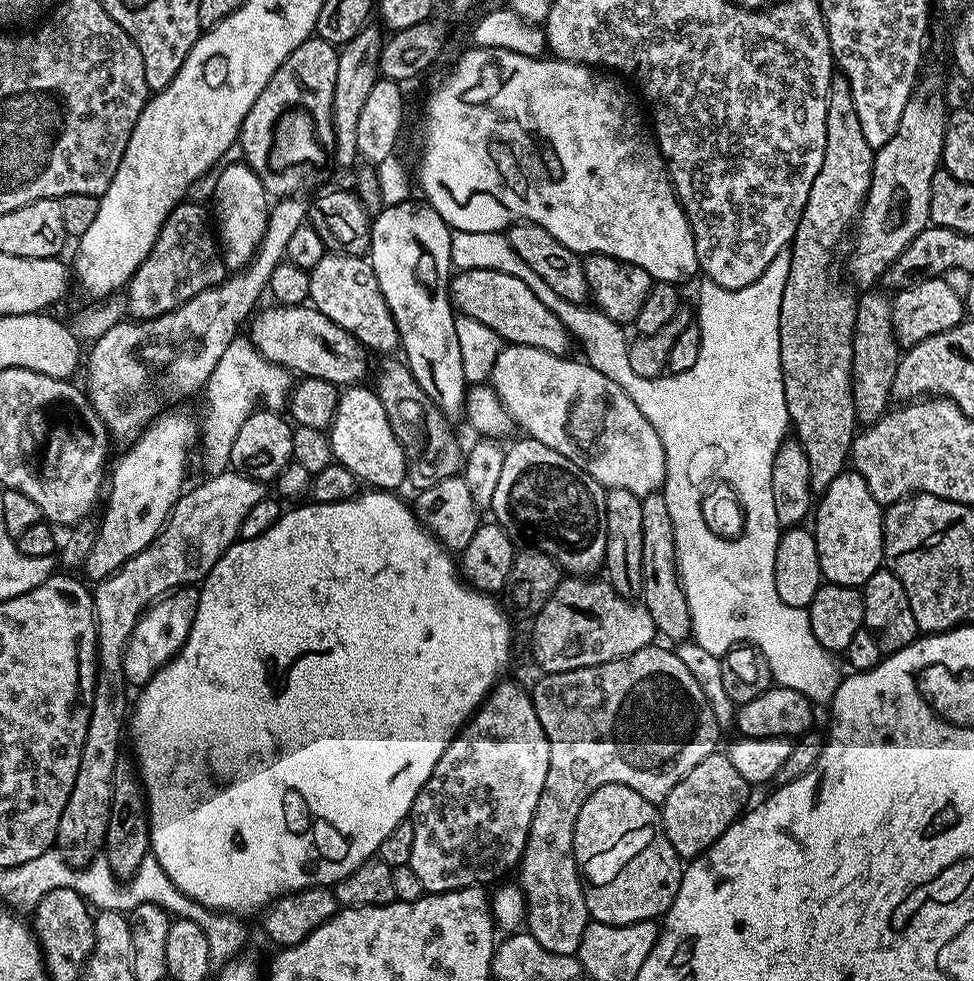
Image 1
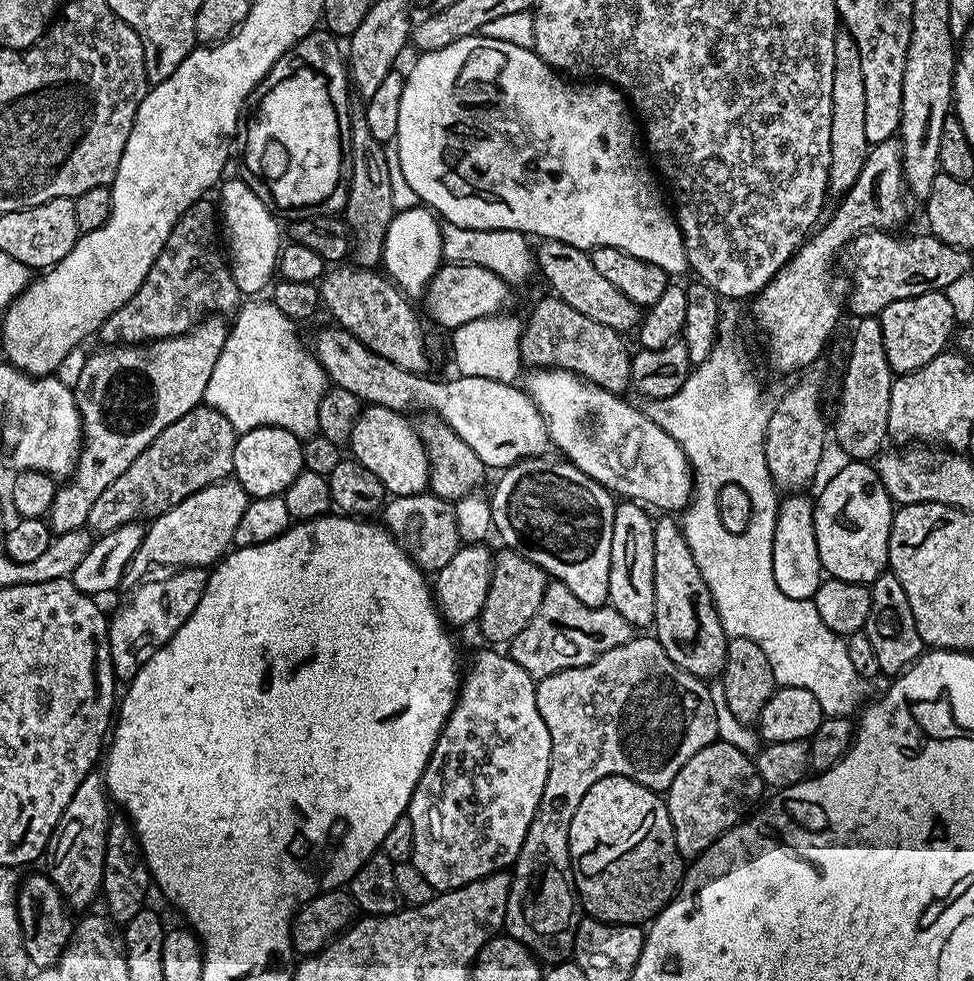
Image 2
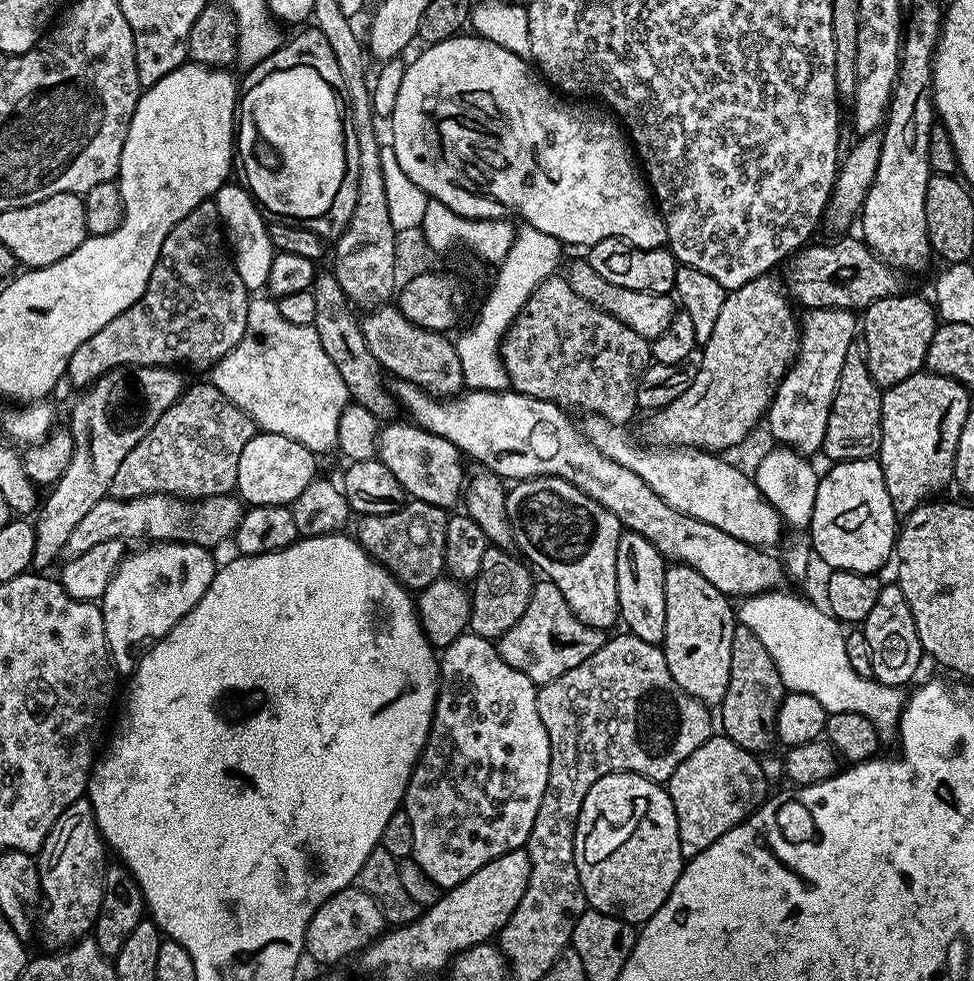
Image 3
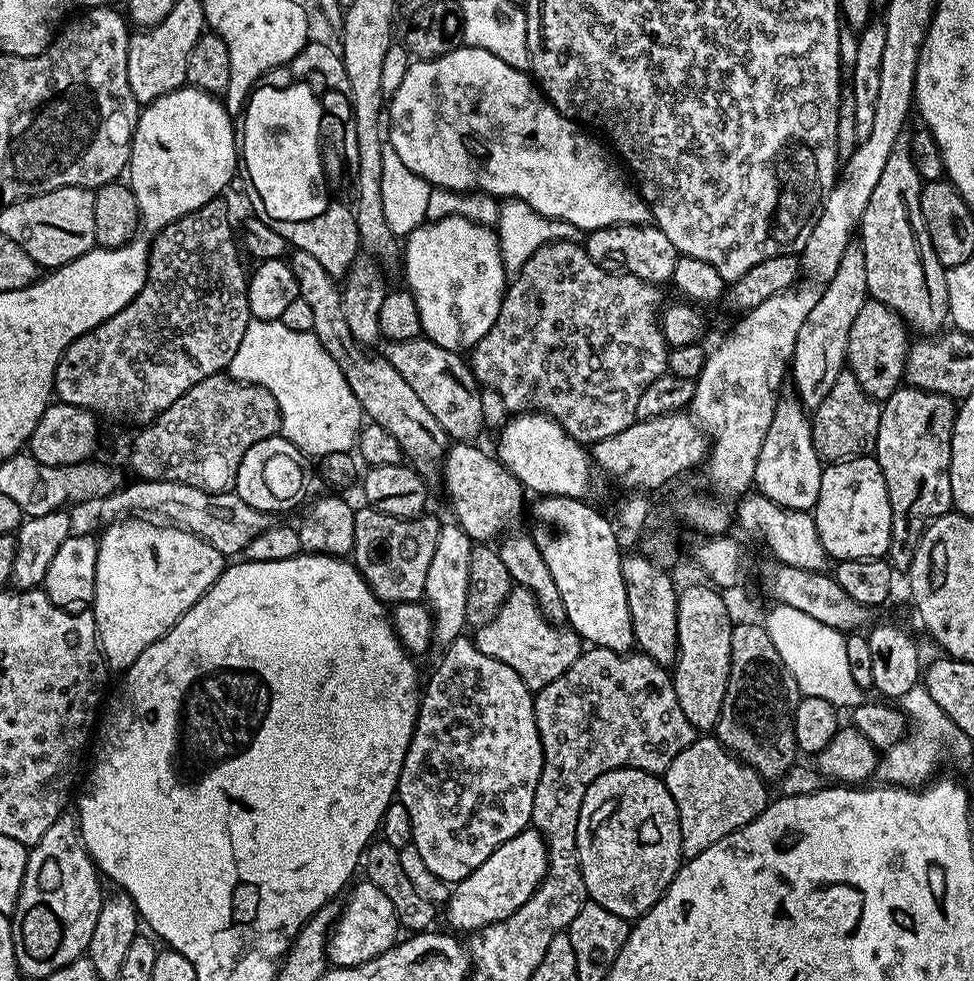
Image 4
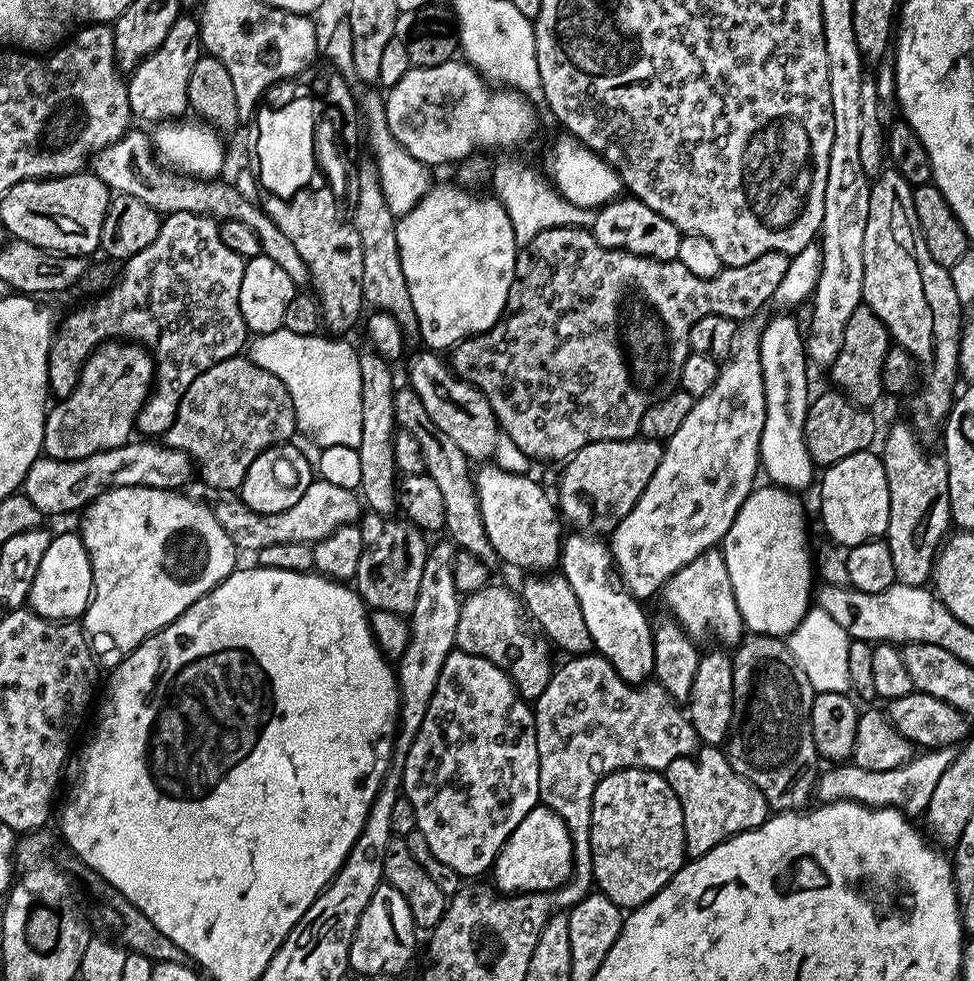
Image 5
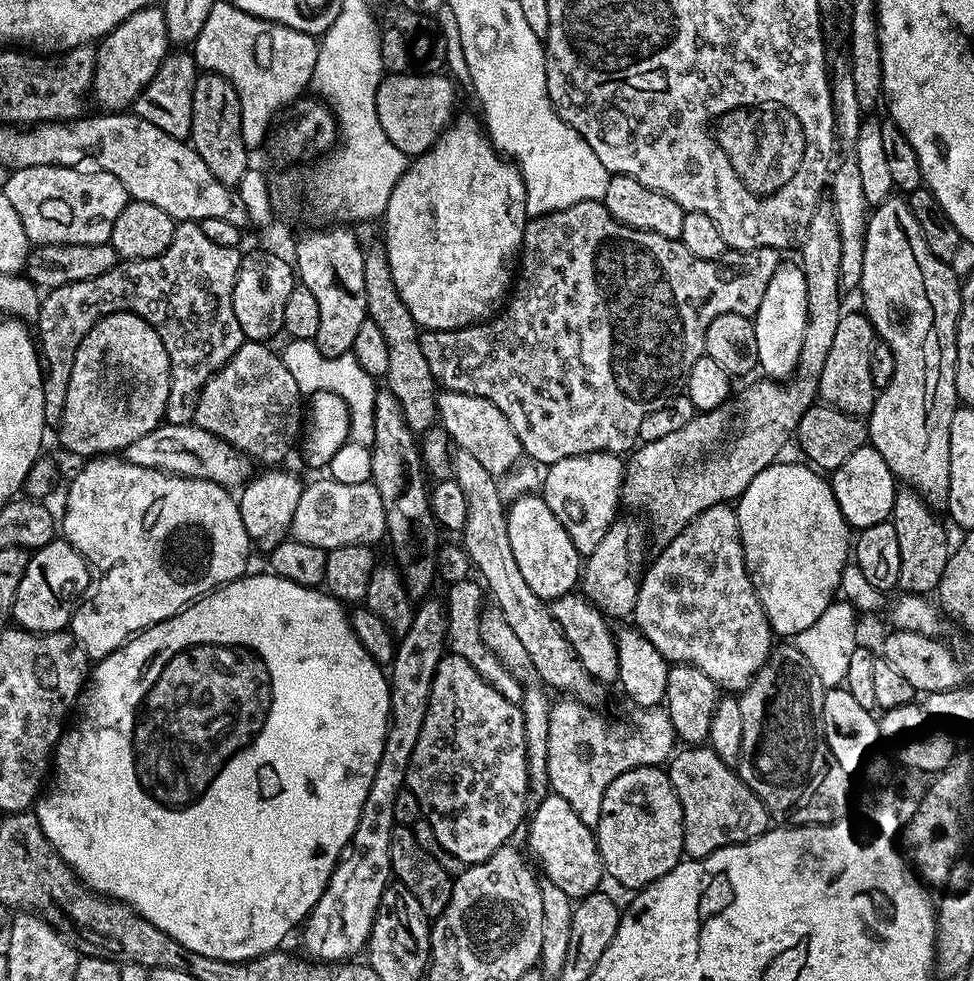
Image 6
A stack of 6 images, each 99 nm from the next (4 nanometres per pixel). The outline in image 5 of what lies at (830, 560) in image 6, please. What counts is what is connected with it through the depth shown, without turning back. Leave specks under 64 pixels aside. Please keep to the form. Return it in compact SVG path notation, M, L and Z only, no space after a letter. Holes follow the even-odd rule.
M775 486L760 487L753 487L746 502L742 503L733 525L724 535L722 551L734 590L734 602L738 602L745 629L758 636L787 638L802 622L814 600L814 552L808 549L808 516L795 491Z

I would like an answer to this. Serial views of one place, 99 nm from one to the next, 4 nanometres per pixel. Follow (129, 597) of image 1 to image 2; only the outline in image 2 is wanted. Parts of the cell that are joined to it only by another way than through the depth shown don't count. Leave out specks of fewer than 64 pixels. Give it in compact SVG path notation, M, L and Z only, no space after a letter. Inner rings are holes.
M229 478L194 492L157 516L144 528L142 542L124 571L123 583L139 585L155 564L168 568L164 570L207 569L215 565L233 547L234 529L238 527L249 499L245 488L236 479ZM94 770L82 778L82 786L74 790L74 798L70 798L70 806L66 806L46 853L46 875L73 909L84 908L95 896L97 899L101 895L106 834L110 823L108 808L110 797L104 786L104 777Z

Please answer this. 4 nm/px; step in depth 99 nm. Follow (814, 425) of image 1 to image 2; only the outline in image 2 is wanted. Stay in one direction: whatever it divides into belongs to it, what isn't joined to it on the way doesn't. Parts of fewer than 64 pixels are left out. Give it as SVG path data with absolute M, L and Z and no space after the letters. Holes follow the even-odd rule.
M837 31L834 38L834 86L830 110L830 170L828 191L843 194L854 186L868 157L870 145L866 138L866 82L862 82L862 58L849 32Z

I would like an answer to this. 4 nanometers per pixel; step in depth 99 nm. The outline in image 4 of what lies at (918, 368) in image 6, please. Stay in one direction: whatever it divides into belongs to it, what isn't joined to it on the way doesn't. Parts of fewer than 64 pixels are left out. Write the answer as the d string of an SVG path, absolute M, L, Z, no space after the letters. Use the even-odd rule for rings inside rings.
M897 146L878 177L878 186L874 186L870 202L866 202L858 229L858 243L866 258L869 297L890 306L913 333L927 338L945 327L948 303L946 274L938 262L938 254L934 254L934 246L930 246L926 222L922 222L921 183L907 147Z

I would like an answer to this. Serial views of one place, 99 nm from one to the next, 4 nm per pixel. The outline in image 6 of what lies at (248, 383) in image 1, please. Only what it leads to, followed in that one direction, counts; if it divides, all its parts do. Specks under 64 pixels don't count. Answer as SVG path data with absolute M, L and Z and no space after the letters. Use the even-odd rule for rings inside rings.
M289 339L287 343L288 345L285 346L284 350L282 349L282 357L286 369L290 370L291 376L298 382L300 391L304 394L313 392L336 394L348 408L348 435L350 440L354 443L371 446L374 442L374 406L376 405L376 393L378 391L377 381L374 377L366 374L366 370L362 370L362 366L358 366L351 352L342 354L338 358L326 358L313 341Z

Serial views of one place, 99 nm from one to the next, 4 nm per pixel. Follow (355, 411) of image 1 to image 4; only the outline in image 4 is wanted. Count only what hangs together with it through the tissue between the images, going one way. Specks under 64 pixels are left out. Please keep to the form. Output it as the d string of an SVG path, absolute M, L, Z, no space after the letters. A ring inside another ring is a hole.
M456 442L444 453L442 461L442 472L444 468L444 492L448 495L448 500L452 503L452 512L455 519L466 530L466 534L474 542L492 542L505 531L504 524L512 524L520 516L520 511L525 511L526 489L521 484L520 479L515 476L491 451L483 452L472 442Z

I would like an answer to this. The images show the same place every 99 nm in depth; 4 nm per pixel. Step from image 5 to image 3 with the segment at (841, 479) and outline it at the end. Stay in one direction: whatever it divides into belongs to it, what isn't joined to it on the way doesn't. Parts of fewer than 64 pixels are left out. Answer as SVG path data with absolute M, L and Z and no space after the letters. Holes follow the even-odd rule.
M879 459L842 460L820 476L810 525L810 547L824 564L841 572L879 573L893 555L898 517L890 502Z

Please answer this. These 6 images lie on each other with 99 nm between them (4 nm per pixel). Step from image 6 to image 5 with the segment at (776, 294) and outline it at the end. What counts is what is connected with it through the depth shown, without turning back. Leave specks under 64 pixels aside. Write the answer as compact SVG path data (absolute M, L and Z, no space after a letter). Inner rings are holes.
M780 314L760 334L760 365L766 394L766 422L760 439L760 467L777 488L801 490L812 480L814 465L806 450L804 427L810 403L808 396L808 368L810 361L806 351L806 336L796 325L792 314Z

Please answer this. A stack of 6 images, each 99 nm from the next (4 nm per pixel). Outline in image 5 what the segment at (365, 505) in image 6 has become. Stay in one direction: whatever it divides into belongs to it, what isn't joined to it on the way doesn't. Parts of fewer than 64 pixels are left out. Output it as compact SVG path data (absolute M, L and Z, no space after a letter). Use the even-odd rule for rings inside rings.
M316 478L310 486L306 486L306 494L302 494L302 498L298 498L298 502L290 506L290 510L282 510L278 514L258 514L239 498L222 501L220 505L215 505L214 511L218 522L222 522L222 530L230 534L241 553L258 554L266 546L278 546L278 542L317 544L331 532L337 532L343 524L357 523L362 516L360 508L362 509L362 500L355 491Z

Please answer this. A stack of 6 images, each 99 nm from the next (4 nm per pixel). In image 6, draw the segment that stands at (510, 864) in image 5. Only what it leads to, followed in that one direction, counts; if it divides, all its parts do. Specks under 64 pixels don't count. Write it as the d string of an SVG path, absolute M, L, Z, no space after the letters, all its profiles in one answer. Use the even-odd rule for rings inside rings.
M549 794L535 805L536 813L531 813L527 821L528 848L531 859L540 863L539 871L543 879L554 882L567 896L583 898L601 887L600 879L605 879L604 864L600 861L600 851L596 845L596 833L566 802L566 798Z

